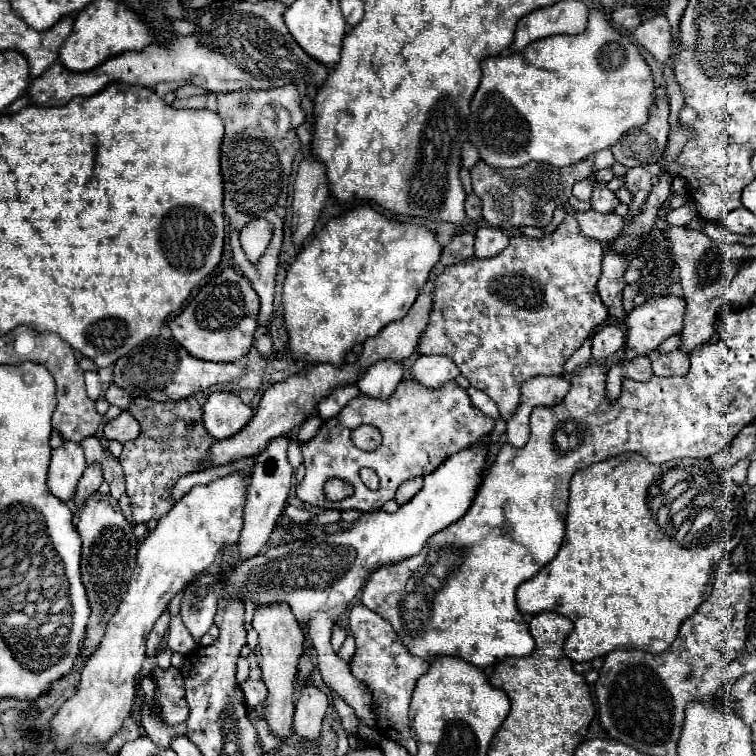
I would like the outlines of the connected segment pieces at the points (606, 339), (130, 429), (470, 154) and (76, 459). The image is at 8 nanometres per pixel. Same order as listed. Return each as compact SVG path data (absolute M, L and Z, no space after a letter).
M606 325L592 337L592 357L606 359L624 345L624 333L618 325Z
M122 411L118 417L104 425L106 439L116 439L120 443L132 441L140 435L140 423L130 415L130 411Z
M466 142L461 151L462 165L471 169L480 160L478 150L470 143Z
M64 441L62 447L52 451L50 471L48 471L48 489L58 495L62 501L70 501L74 497L74 489L86 469L84 451L74 441Z

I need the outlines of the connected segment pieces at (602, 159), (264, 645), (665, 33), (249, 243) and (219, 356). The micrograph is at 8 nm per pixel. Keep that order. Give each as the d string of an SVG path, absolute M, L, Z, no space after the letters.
M602 149L600 153L596 153L596 155L594 155L594 173L596 173L598 169L612 167L614 163L616 163L616 159L614 159L612 151L610 151L610 149Z
M274 603L268 607L256 607L252 627L260 635L260 643L256 647L260 669L262 669L262 681L268 687L268 699L264 701L264 719L270 723L270 729L286 739L292 731L292 715L294 715L294 701L296 701L296 675L298 675L298 659L302 657L304 649L304 635L302 629L292 615L290 607L286 603Z
M664 15L654 17L648 23L642 23L636 27L634 31L636 41L648 49L660 63L664 63L670 57L670 45L672 45L672 37L670 37L670 25L668 19Z
M254 219L240 231L240 243L246 249L246 253L256 251L252 257L248 255L248 259L258 259L258 255L262 255L262 251L268 247L270 239L272 239L272 225L266 219Z
M234 267L222 269L206 285L198 289L186 309L170 321L174 339L194 357L204 361L242 361L252 343L258 327L260 299L250 287L248 279Z

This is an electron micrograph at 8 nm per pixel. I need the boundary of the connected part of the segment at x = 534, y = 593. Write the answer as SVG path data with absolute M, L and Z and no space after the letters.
M622 453L614 459L606 459L606 461L600 461L600 463L594 463L586 469L580 469L574 473L572 481L570 481L570 501L568 501L568 515L566 515L566 537L564 537L564 545L560 547L558 555L546 565L542 567L532 579L520 583L518 591L516 591L516 601L518 601L518 609L522 613L528 613L528 615L536 615L536 613L542 613L542 611L554 611L554 613L560 613L568 619L574 621L574 629L572 633L566 637L566 647L564 647L564 653L572 659L572 661L592 661L594 657L604 657L606 653L610 651L616 651L616 649L642 649L642 651L648 651L648 653L662 653L666 651L672 641L676 639L676 633L680 629L680 623L690 617L696 607L706 599L710 587L706 587L710 583L710 577L712 577L712 567L716 563L720 563L724 559L724 555L728 555L742 539L742 535L722 535L722 541L720 541L720 547L698 547L698 551L690 551L688 547L680 545L684 543L684 539L680 537L670 537L666 533L666 529L656 521L656 513L662 505L670 503L670 491L672 487L676 487L678 483L690 483L694 479L694 459L676 459L676 461L668 461L664 465L652 465L646 461L646 457L642 457L640 453Z

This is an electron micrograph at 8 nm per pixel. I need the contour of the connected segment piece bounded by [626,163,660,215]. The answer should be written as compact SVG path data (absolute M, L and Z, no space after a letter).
M646 163L646 165L638 165L634 169L628 169L626 189L630 189L634 195L628 215L640 211L644 199L648 197L650 189L652 189L652 177L656 177L656 175L660 175L660 163Z

